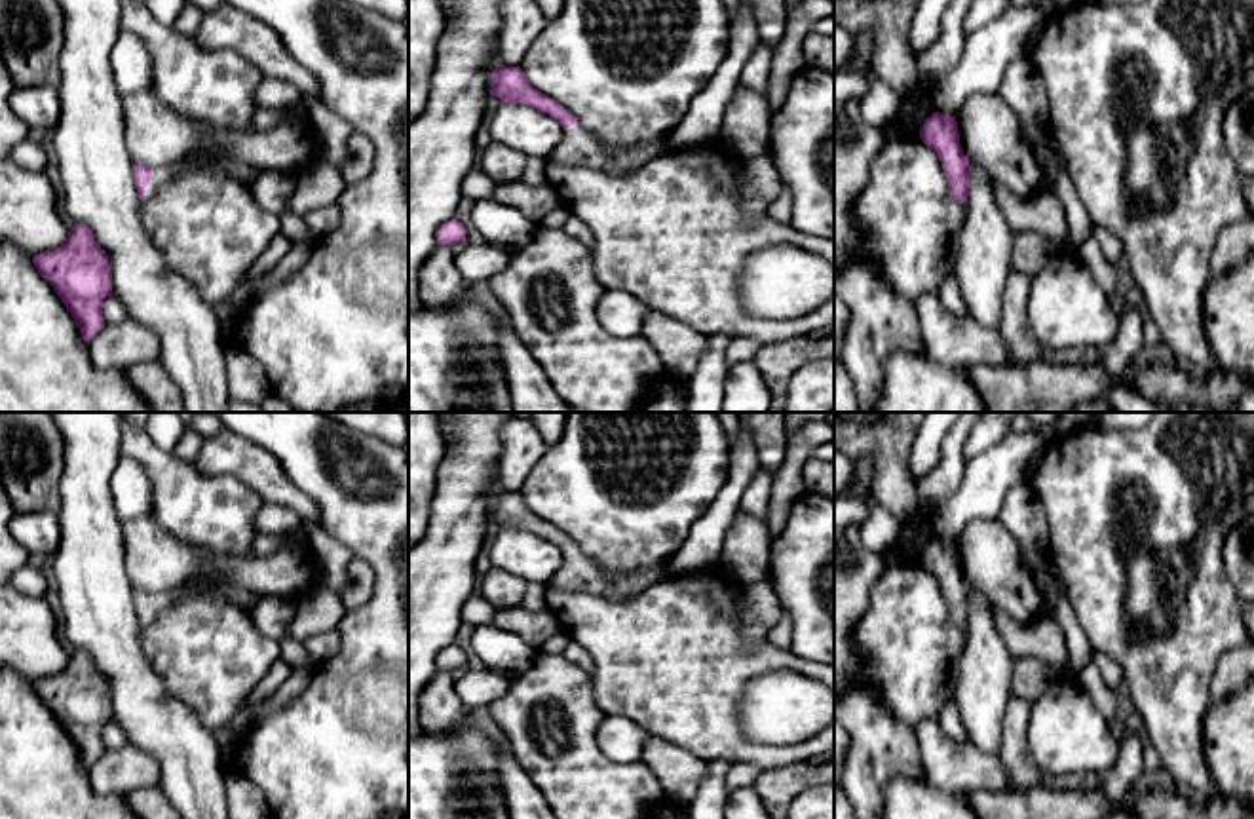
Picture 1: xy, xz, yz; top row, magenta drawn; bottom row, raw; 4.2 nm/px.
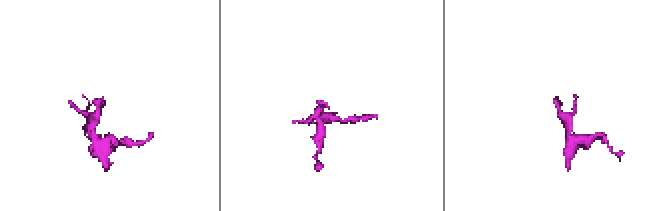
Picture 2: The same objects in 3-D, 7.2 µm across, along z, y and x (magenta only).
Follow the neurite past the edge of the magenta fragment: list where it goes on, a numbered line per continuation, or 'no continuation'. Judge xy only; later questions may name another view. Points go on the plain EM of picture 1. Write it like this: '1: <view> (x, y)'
1: xy (160, 603)

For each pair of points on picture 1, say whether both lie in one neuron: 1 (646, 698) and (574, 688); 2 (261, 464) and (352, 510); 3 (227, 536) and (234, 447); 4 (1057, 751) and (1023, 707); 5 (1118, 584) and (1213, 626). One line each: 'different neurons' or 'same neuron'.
1: different neurons
2: different neurons
3: different neurons
4: different neurons
5: same neuron

